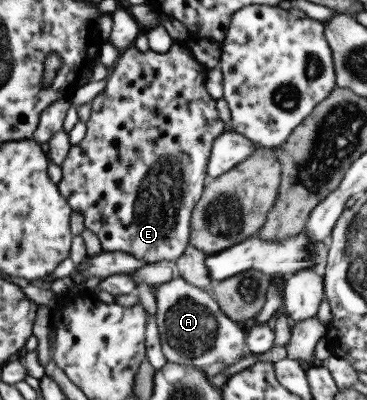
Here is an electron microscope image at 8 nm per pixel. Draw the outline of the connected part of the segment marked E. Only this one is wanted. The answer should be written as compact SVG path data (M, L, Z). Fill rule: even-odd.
M177 41L169 52L158 53L150 48L141 52L136 47L131 46L125 51L121 51L115 64L110 69L107 78L108 85L105 90L97 95L91 102L91 114L86 124L85 137L76 145L71 147L65 162L62 164L63 178L59 182L60 192L67 199L74 211L81 211L85 215L86 228L92 231L100 240L103 251L125 252L136 256L139 260L144 260L148 264L155 264L161 260L169 260L176 263L182 258L189 247L192 233L192 214L202 198L206 184L210 181L208 167L214 142L218 136L225 132L225 127L229 127L219 118L217 112L217 99L209 94L206 87L207 79L210 75L209 68L201 64L194 52L190 49L190 43Z

